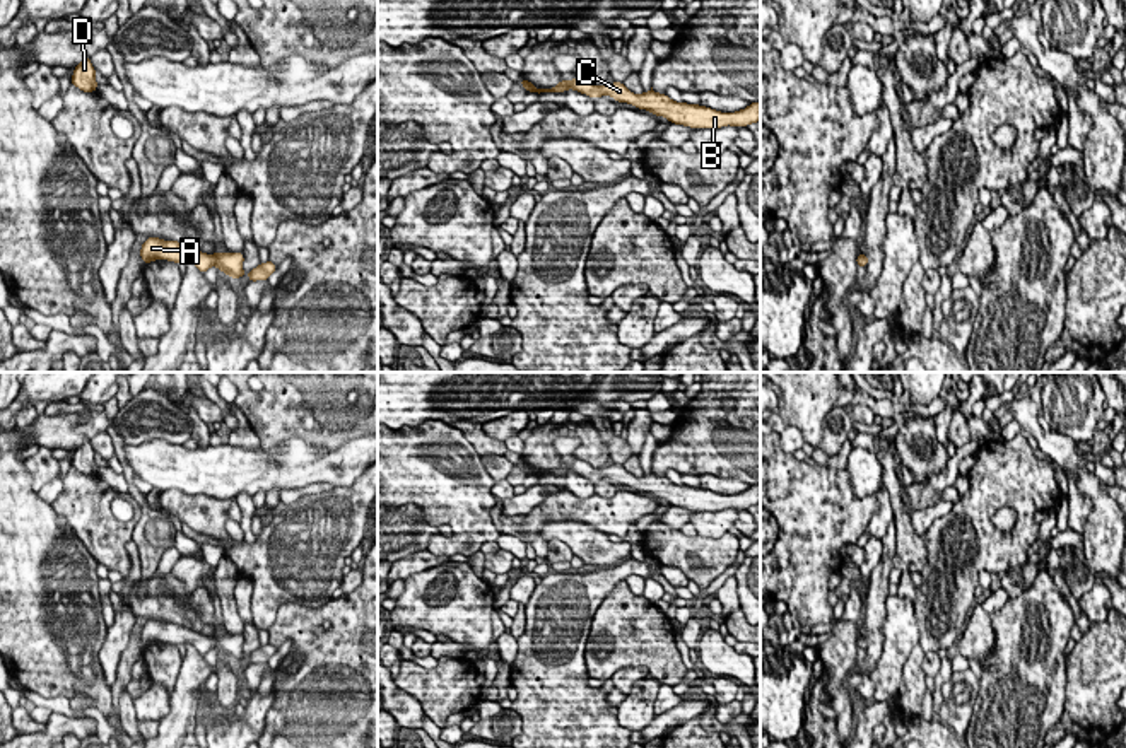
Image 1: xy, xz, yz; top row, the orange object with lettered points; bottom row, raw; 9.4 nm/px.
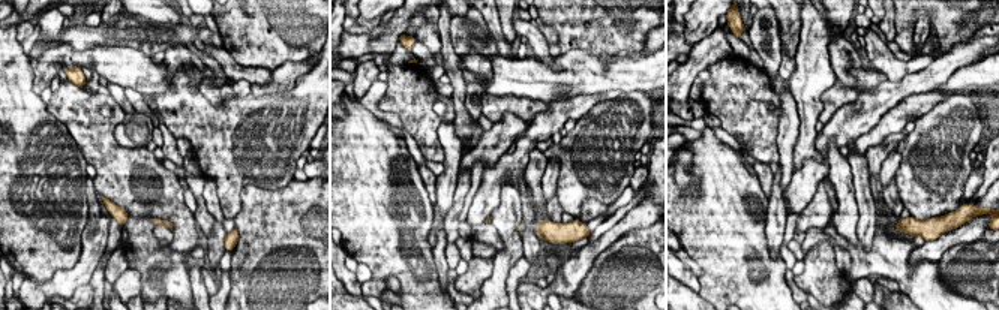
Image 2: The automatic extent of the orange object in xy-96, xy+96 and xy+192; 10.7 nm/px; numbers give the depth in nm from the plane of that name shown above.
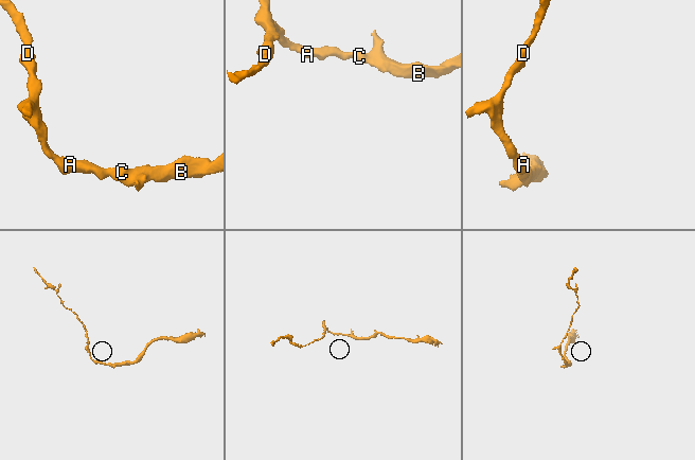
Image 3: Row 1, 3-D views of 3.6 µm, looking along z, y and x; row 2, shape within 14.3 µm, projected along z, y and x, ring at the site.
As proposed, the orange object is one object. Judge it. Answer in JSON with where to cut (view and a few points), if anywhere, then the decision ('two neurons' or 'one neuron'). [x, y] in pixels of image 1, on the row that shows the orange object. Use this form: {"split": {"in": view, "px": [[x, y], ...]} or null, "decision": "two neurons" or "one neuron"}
{"split": null, "decision": "one neuron"}

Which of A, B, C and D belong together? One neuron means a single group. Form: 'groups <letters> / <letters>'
groups A B C D

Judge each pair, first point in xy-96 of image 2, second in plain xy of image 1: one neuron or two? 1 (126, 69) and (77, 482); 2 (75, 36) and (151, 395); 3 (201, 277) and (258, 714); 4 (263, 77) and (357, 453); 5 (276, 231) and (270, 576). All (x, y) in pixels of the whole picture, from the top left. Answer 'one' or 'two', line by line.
1: two
2: one
3: two
4: two
5: two

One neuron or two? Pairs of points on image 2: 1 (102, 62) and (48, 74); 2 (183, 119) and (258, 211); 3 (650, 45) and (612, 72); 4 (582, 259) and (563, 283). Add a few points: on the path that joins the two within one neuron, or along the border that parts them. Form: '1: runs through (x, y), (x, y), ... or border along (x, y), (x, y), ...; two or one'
1: runs through (86, 59), (54, 57); one
2: border along (276, 187), (246, 184), (233, 217); two
3: border along (641, 51), (650, 53); two
4: runs through (578, 265), (569, 277); one

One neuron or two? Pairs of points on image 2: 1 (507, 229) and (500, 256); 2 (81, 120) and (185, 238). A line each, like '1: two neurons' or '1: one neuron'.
1: one neuron
2: one neuron

